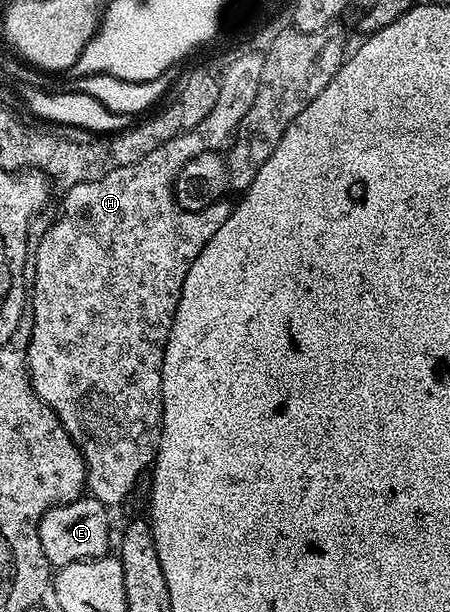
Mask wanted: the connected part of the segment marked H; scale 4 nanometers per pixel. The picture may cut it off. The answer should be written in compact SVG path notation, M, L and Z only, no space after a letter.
M253 50L250 58L239 59L238 63L233 63L230 71L227 72L225 80L219 85L220 93L217 96L217 103L210 110L200 124L197 124L191 131L181 132L165 145L157 145L153 153L141 157L141 161L133 161L133 165L125 165L121 169L113 169L113 173L105 173L97 181L86 179L84 183L78 183L66 188L63 199L63 212L56 217L42 235L38 236L33 250L37 253L37 277L29 287L29 311L32 321L35 322L31 330L31 344L27 346L27 370L31 373L31 384L41 401L57 413L61 425L70 433L71 440L80 451L83 452L83 460L87 462L87 485L86 490L94 498L100 499L103 503L114 505L119 503L135 487L135 482L139 479L139 474L155 462L155 450L159 447L159 434L163 428L163 398L161 397L161 365L165 357L165 345L169 341L169 333L173 325L173 317L177 313L177 301L181 297L181 285L185 285L185 273L189 273L189 265L197 261L197 253L205 249L209 237L225 225L225 221L231 216L232 204L227 201L220 201L209 205L200 211L187 211L180 203L175 202L175 178L181 173L181 169L193 157L197 157L205 151L220 152L234 140L241 121L245 117L245 112L249 103L253 103L255 86L261 83L261 69L263 68L263 55L258 50Z

